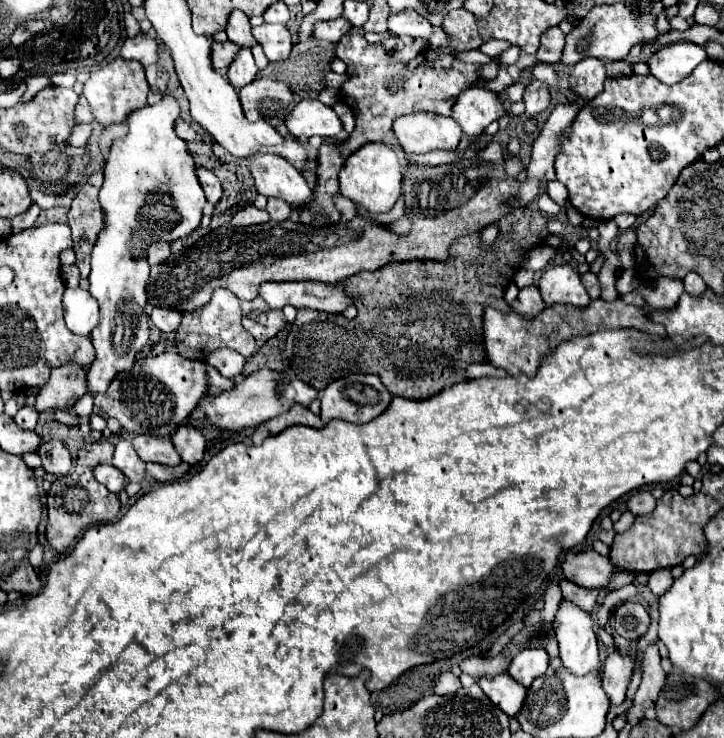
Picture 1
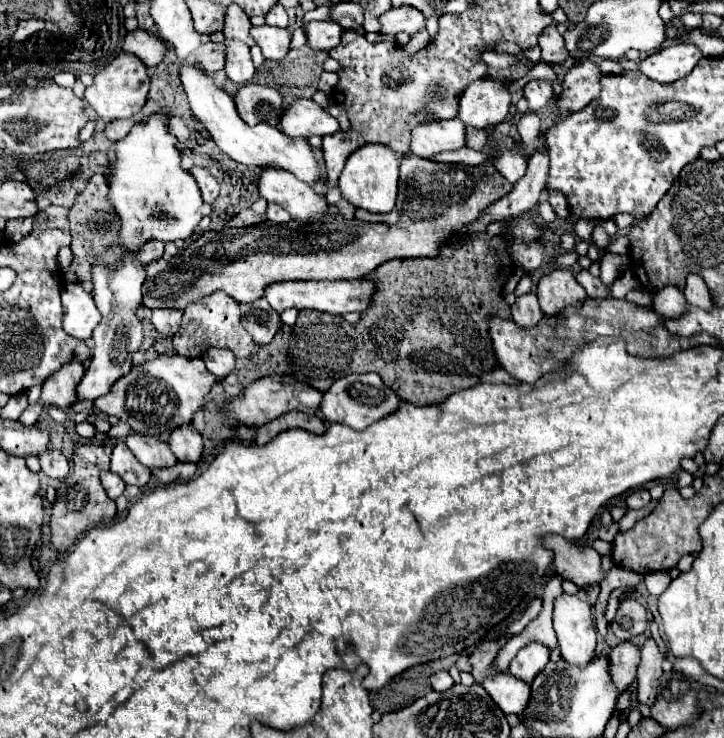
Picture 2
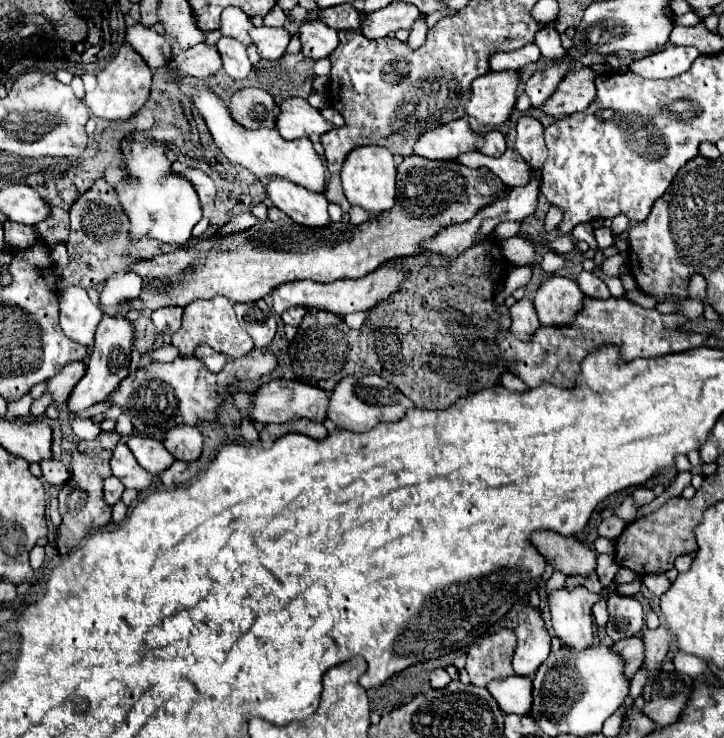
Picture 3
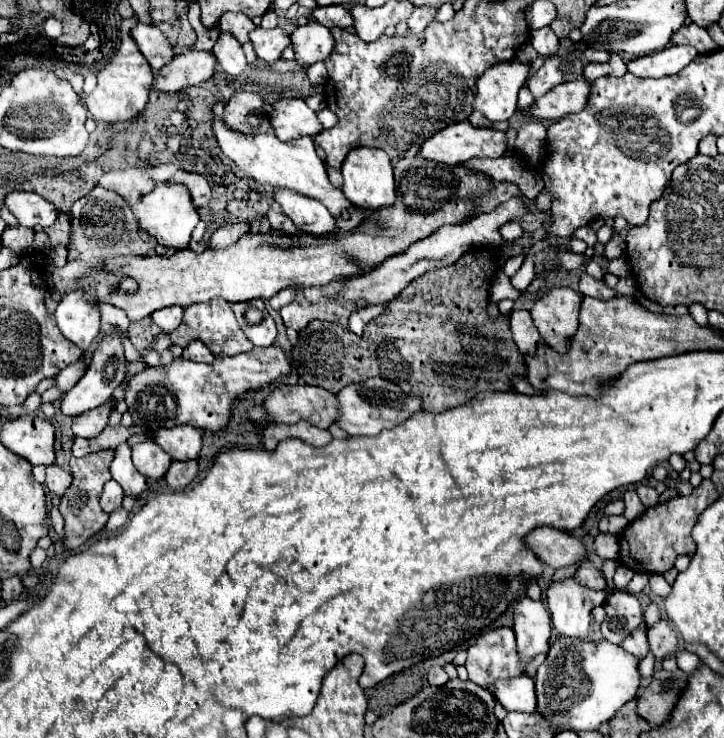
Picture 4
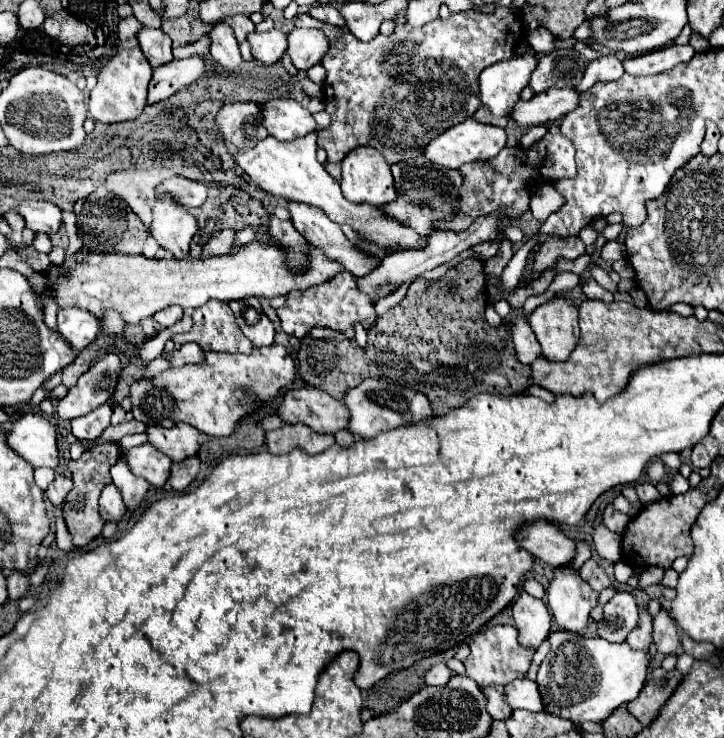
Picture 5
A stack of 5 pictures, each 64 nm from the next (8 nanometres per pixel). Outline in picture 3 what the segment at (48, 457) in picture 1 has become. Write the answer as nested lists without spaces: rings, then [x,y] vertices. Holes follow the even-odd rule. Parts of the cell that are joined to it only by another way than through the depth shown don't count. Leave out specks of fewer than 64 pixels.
[[[50,458],[48,462],[40,462],[40,466],[42,466],[42,476],[44,476],[44,480],[46,480],[48,484],[52,484],[52,486],[62,486],[62,484],[70,478],[68,468],[66,468],[60,460]]]

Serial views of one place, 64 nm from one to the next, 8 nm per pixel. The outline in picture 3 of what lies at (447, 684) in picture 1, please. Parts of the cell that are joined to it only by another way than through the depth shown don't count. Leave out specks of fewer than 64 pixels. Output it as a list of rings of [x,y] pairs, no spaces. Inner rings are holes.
[[[442,668],[430,672],[430,684],[432,684],[432,688],[444,688],[450,681],[450,676],[446,674],[446,670],[442,670]]]

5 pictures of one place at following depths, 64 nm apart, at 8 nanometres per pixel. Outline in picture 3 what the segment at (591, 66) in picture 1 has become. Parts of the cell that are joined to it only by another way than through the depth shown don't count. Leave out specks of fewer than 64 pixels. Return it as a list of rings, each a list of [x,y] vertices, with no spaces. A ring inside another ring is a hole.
[[[584,66],[580,70],[574,70],[560,82],[556,92],[540,106],[544,114],[548,116],[568,116],[572,112],[582,112],[596,96],[594,88],[594,72]]]

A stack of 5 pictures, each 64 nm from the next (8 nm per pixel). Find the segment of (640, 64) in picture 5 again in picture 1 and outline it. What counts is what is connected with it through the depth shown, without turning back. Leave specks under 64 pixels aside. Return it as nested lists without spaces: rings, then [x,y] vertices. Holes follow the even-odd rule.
[[[676,42],[662,46],[646,64],[654,78],[664,84],[676,84],[682,78],[690,76],[692,70],[706,58],[708,54],[702,46],[692,42]]]

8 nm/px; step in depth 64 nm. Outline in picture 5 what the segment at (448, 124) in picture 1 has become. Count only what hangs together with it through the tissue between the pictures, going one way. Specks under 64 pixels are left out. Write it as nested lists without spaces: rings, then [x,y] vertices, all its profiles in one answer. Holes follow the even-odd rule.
[[[466,118],[462,124],[452,126],[450,130],[446,130],[444,134],[440,134],[440,138],[434,138],[434,142],[430,142],[424,150],[424,156],[440,166],[446,168],[460,168],[466,162],[476,162],[476,160],[490,160],[494,158],[502,148],[506,146],[506,132],[498,126],[492,124],[482,124],[476,122],[474,118]]]

